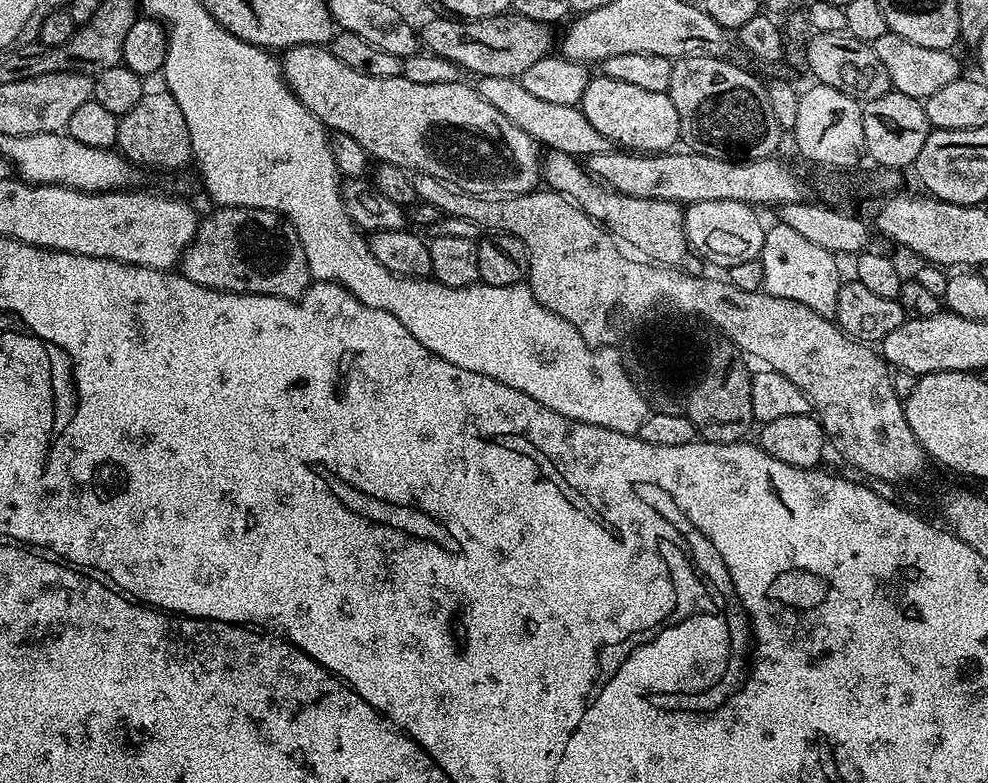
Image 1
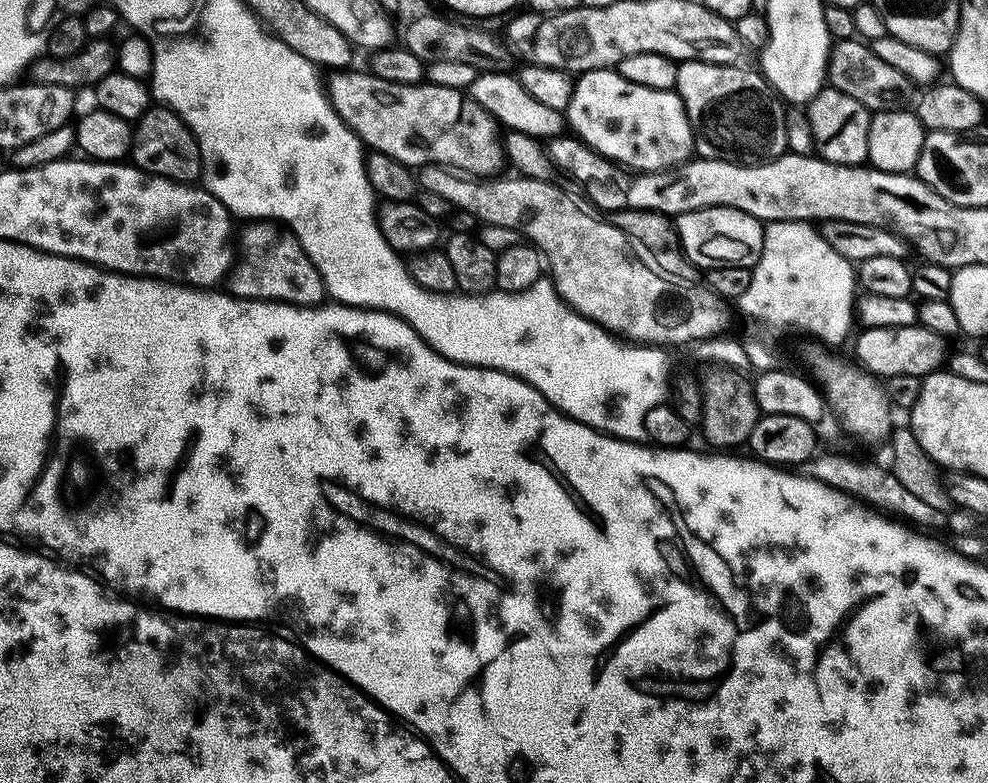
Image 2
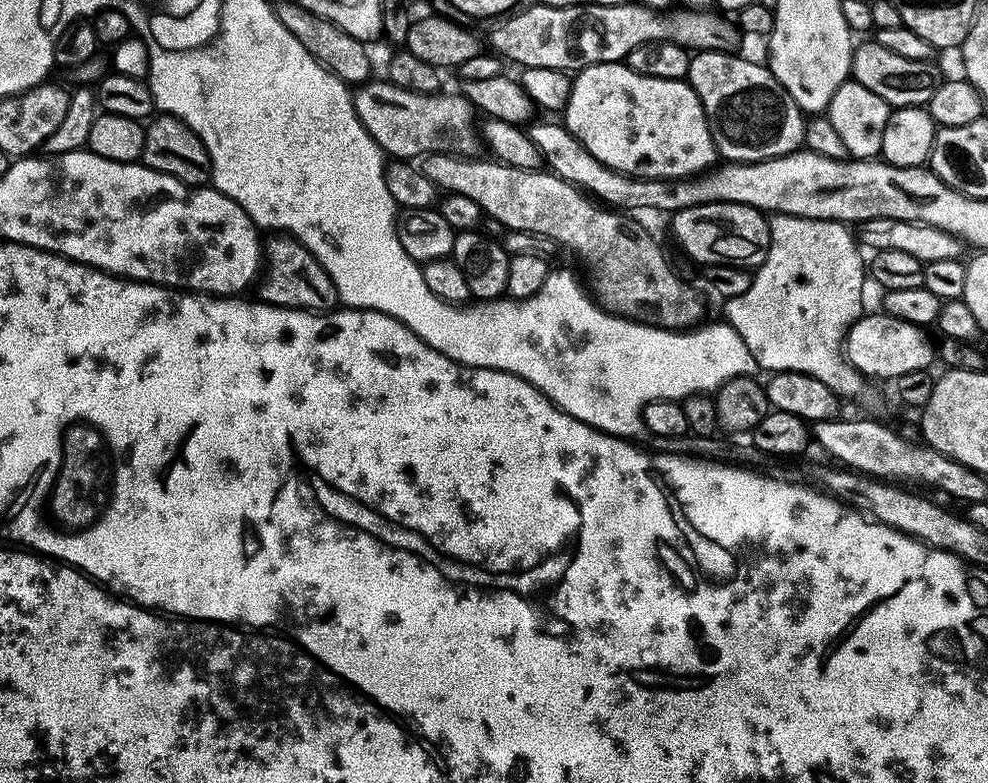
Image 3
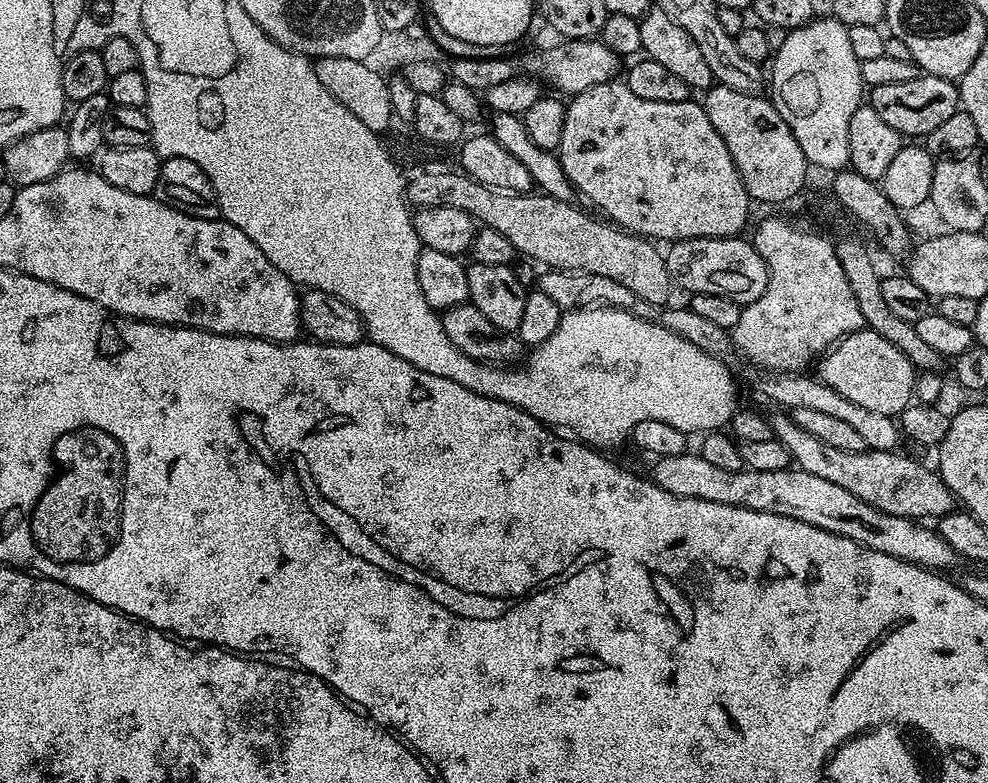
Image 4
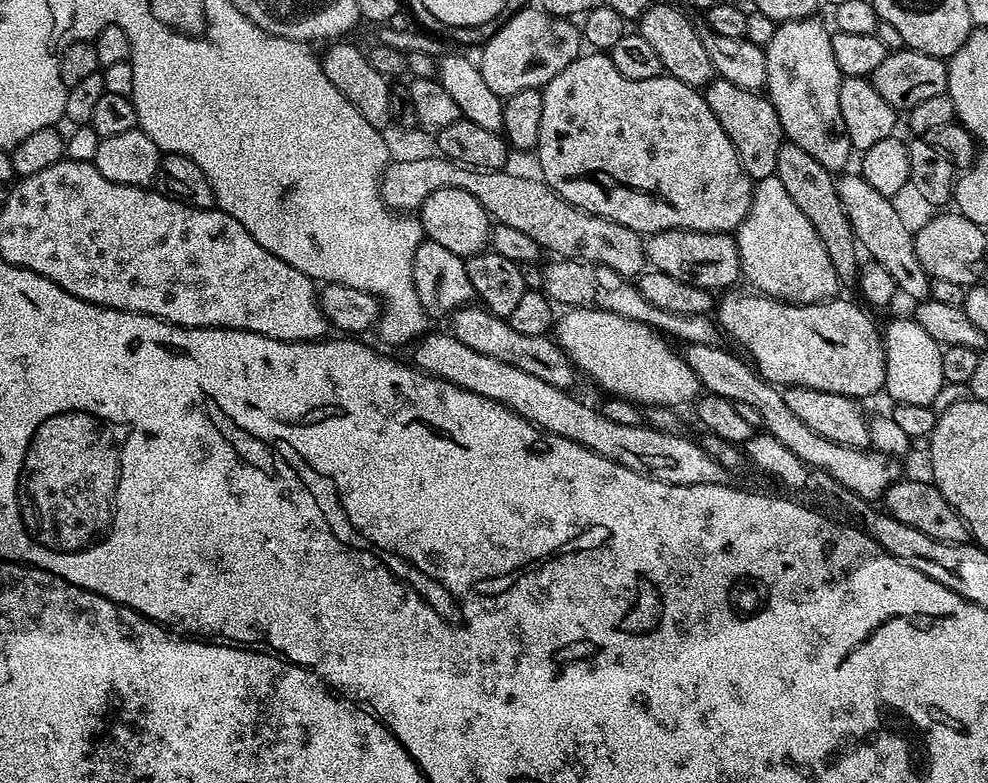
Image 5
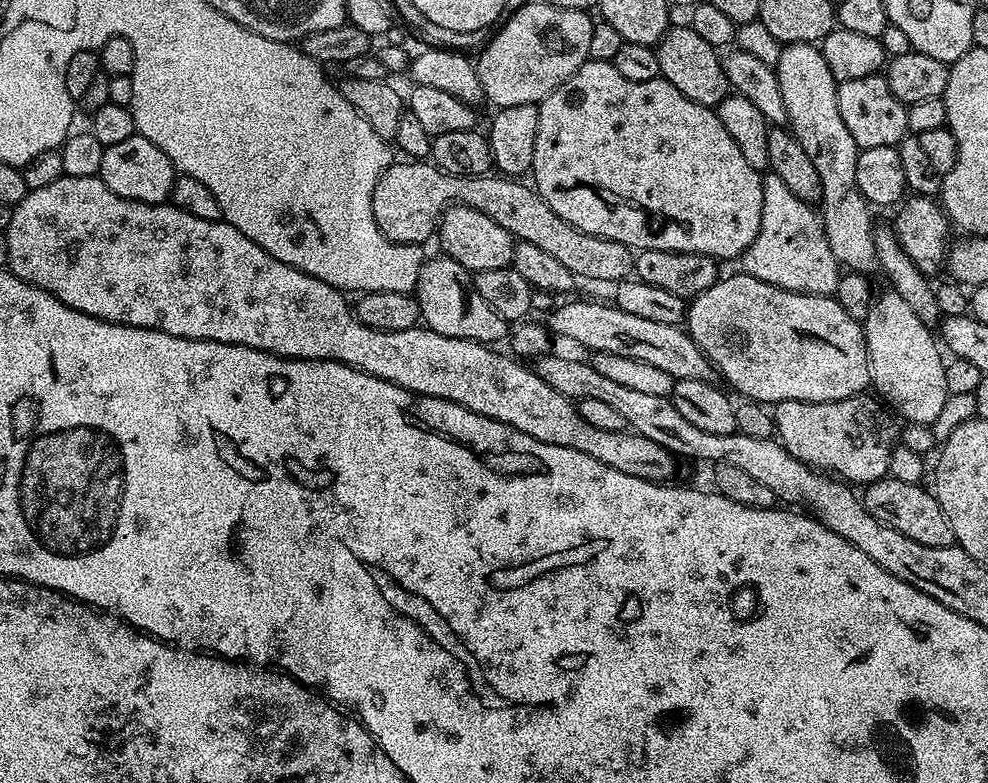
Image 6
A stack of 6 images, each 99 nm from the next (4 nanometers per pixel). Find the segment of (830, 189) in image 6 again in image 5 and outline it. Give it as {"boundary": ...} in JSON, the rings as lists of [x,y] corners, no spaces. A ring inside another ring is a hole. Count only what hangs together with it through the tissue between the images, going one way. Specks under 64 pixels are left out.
{"boundary":[[[820,18],[795,20],[779,25],[774,38],[770,38],[766,46],[765,58],[768,71],[766,95],[776,108],[785,137],[791,143],[802,146],[802,150],[806,150],[810,158],[826,166],[828,172],[843,173],[849,167],[847,166],[848,155],[853,155],[854,149],[846,134],[846,126],[842,122],[842,110],[840,109],[842,77],[838,70],[838,62],[834,62],[834,46],[829,25],[827,28]]]}

